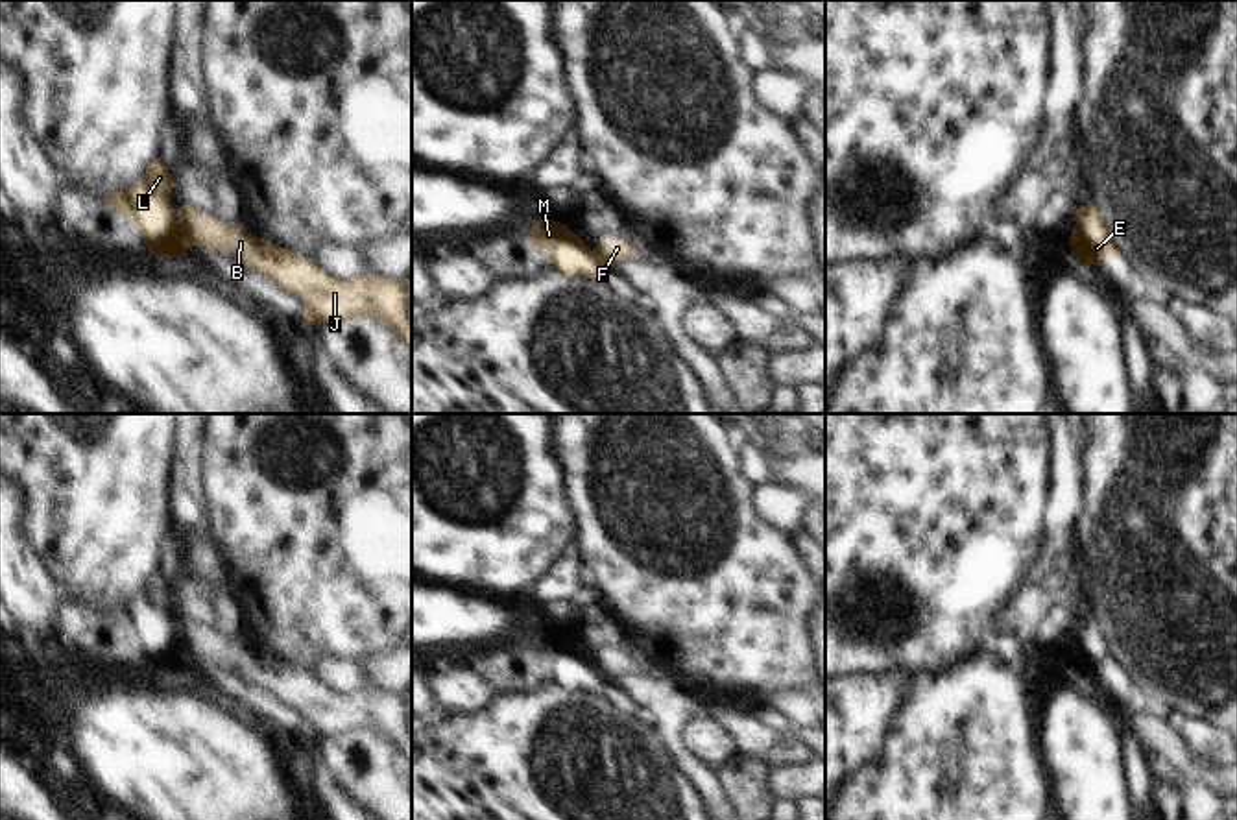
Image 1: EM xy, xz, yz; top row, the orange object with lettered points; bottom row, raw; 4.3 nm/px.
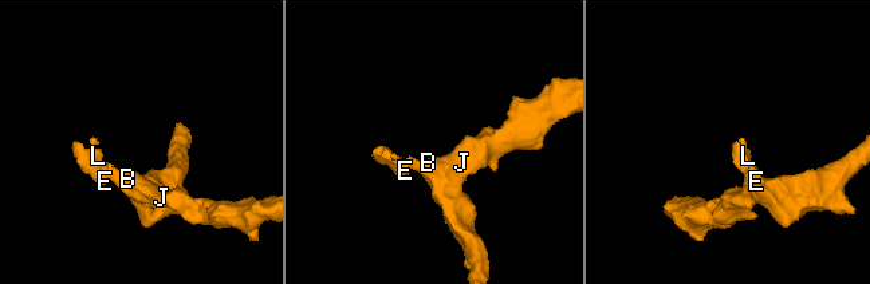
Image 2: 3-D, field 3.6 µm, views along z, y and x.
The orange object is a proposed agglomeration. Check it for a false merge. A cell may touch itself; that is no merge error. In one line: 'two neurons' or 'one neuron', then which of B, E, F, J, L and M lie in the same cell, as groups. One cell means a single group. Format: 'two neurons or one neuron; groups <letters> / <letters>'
two neurons; groups B F J / E L M

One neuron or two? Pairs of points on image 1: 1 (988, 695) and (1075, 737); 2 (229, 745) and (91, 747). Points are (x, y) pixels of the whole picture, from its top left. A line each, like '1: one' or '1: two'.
1: two
2: one

